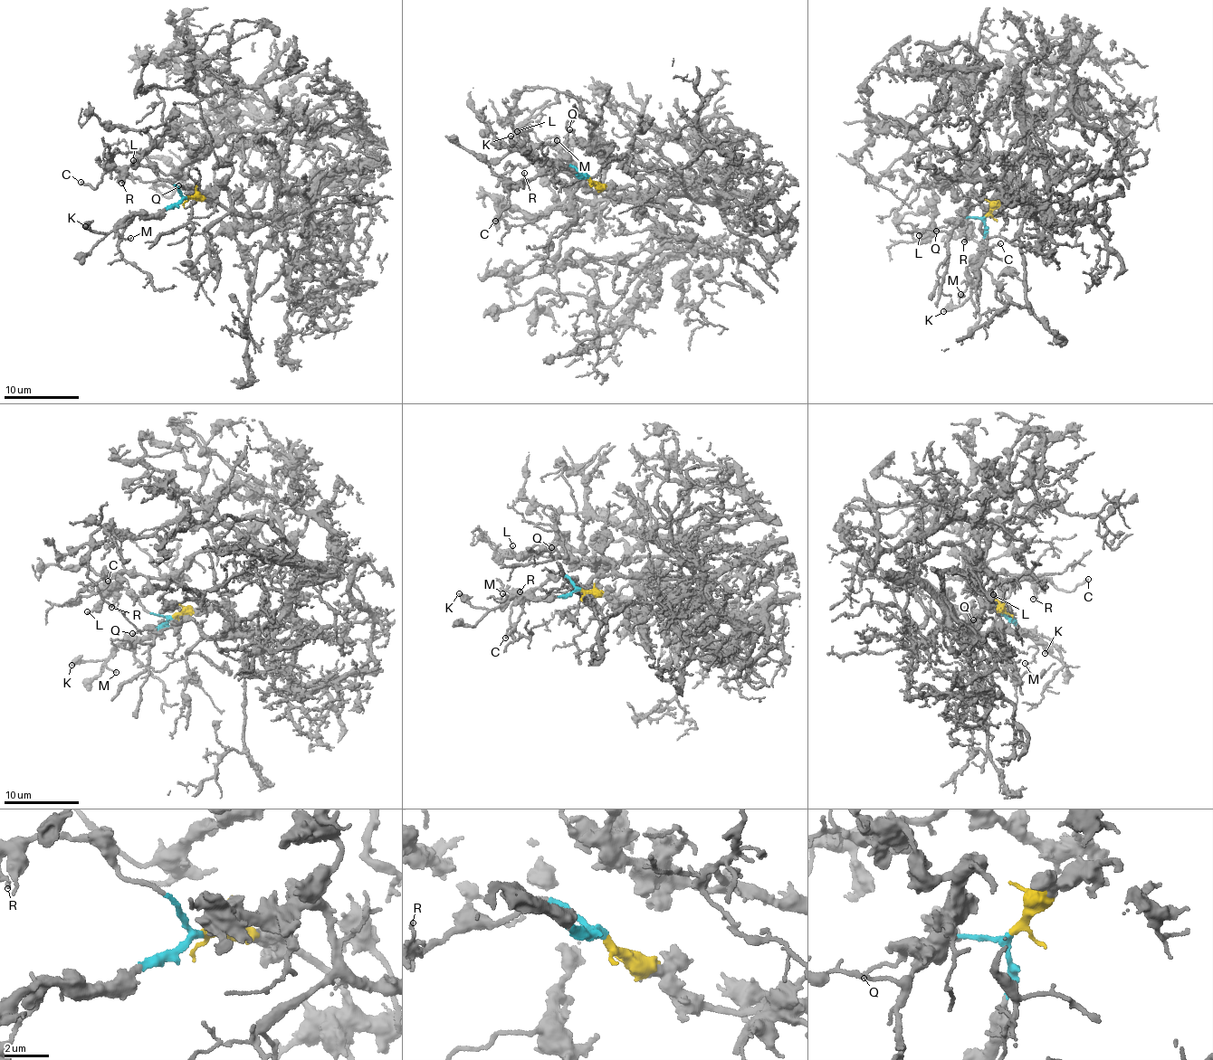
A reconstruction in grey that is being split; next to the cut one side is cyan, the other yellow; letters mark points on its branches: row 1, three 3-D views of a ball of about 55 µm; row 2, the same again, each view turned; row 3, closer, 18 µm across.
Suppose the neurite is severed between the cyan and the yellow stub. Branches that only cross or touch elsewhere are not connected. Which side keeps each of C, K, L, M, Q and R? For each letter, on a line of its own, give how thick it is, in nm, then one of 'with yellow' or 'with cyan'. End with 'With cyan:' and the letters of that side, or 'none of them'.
C: calibre 170 nm; with cyan
K: calibre 440 nm; with cyan
L: calibre 180 nm; with yellow
M: calibre 130 nm; with cyan
Q: calibre 130 nm; with yellow
R: calibre 130 nm; with cyan
With cyan: C, K, M, R

